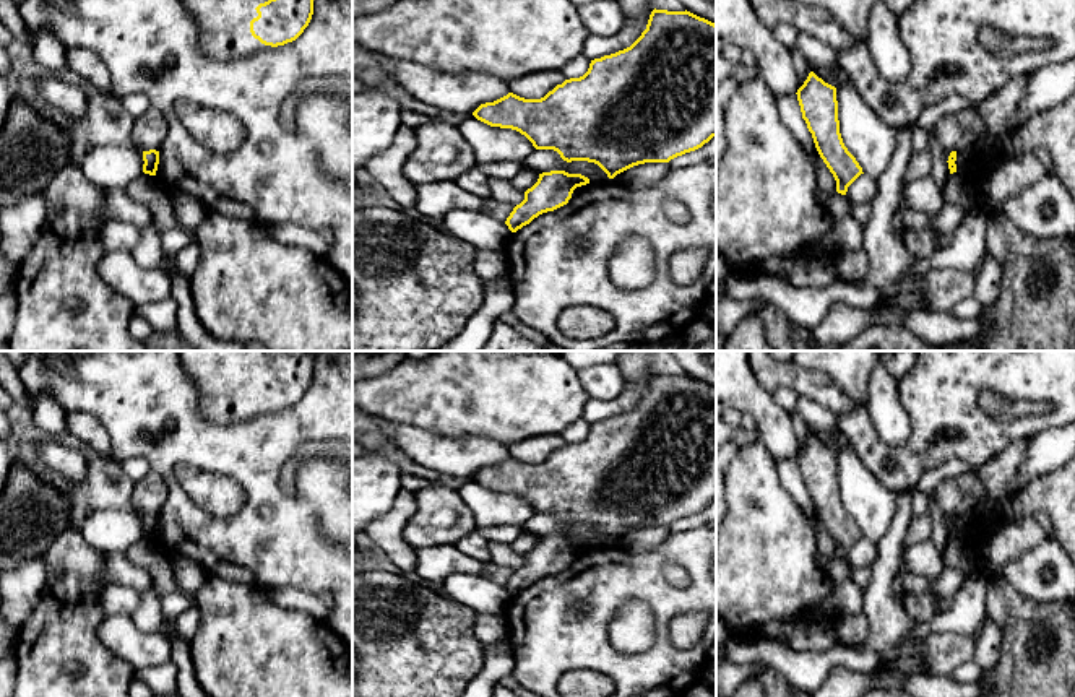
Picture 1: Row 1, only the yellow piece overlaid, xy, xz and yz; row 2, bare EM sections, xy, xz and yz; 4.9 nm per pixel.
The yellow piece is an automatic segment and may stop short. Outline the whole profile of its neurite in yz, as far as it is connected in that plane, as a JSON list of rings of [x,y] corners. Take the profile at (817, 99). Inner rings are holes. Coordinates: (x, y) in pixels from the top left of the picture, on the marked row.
[[[810,71],[796,94],[802,119],[805,120],[807,128],[812,133],[815,148],[836,180],[836,192],[846,195],[848,187],[864,172],[856,158],[844,146],[840,133],[836,88],[825,83],[814,71]]]

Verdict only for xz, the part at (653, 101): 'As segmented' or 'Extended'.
As segmented

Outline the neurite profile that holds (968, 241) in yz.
[[[981,203],[973,206],[958,227],[952,232],[952,242],[927,257],[914,257],[906,270],[908,276],[922,276],[937,268],[973,271],[986,253],[987,213]]]

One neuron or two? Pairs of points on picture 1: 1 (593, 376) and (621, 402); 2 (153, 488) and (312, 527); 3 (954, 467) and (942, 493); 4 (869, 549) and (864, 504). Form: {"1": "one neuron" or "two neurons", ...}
{"1": "two neurons", "2": "two neurons", "3": "two neurons", "4": "two neurons"}

